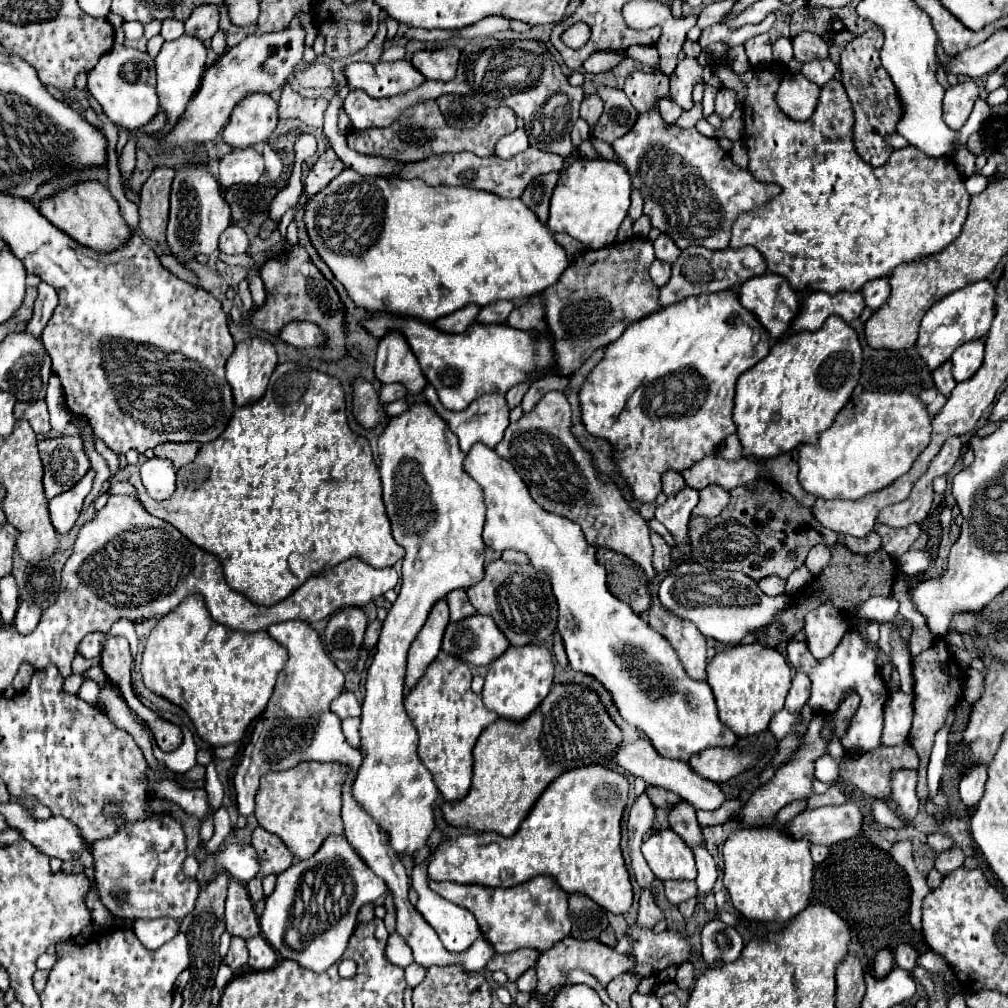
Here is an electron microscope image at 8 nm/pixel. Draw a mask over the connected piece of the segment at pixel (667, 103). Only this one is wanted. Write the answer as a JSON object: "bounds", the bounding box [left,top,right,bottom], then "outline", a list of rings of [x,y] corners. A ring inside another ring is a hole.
{"bounds":[660,96,682,124],"outline":[[[664,96],[664,98],[660,100],[660,114],[662,114],[662,118],[664,118],[668,124],[674,124],[674,122],[680,118],[682,108],[680,108],[676,102],[672,102],[672,98]]]}

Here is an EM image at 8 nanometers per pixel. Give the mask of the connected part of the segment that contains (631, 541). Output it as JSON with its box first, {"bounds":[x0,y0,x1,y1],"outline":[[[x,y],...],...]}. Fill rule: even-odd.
{"bounds":[496,392,656,588],"outline":[[[546,392],[530,412],[506,428],[496,452],[516,468],[528,484],[530,496],[536,504],[550,514],[576,522],[588,544],[624,554],[634,564],[642,566],[648,578],[648,588],[652,588],[656,572],[652,568],[650,528],[646,520],[628,506],[614,484],[604,484],[596,478],[596,468],[592,466],[592,460],[588,460],[588,452],[580,448],[570,432],[570,414],[570,404],[562,392]]]}

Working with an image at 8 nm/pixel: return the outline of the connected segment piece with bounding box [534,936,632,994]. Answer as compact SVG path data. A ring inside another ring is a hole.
M568 936L560 944L556 944L554 948L550 948L548 952L540 954L540 958L538 958L536 966L534 966L536 976L538 976L538 992L548 994L550 990L554 990L556 982L562 980L564 970L574 970L574 968L582 968L584 972L592 974L602 986L606 986L618 974L624 974L624 972L628 972L628 968L632 968L632 958L628 958L624 954L618 954L614 948L604 946L598 940L584 940L582 942L582 940L576 940L576 938Z

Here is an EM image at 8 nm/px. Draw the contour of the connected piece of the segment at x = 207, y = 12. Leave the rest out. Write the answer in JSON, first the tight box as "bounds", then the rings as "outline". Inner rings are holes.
{"bounds":[186,6,218,42],"outline":[[[212,6],[196,8],[196,12],[192,12],[190,20],[186,22],[186,34],[202,42],[210,40],[216,32],[218,32],[218,12]]]}

